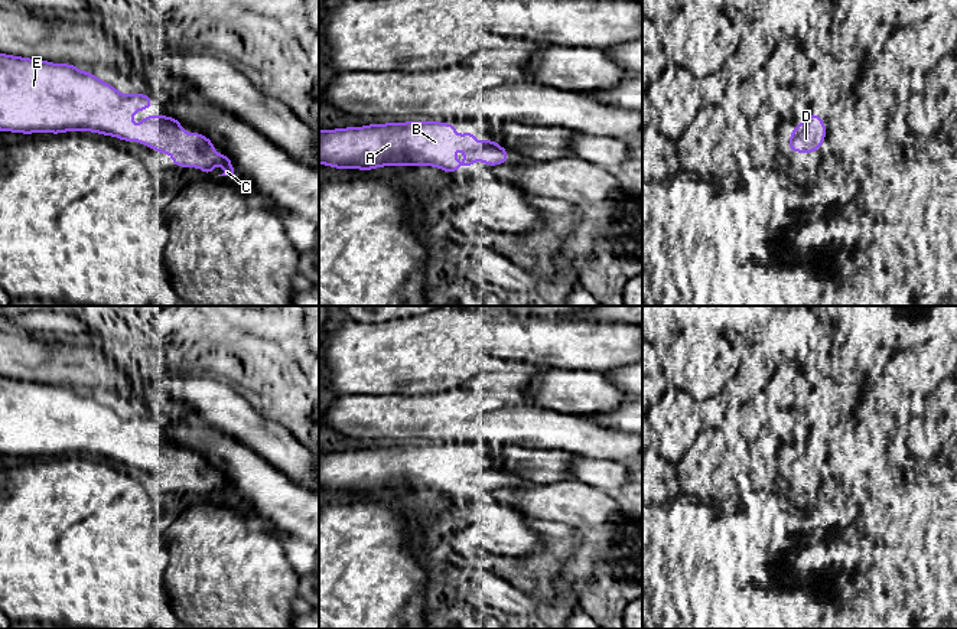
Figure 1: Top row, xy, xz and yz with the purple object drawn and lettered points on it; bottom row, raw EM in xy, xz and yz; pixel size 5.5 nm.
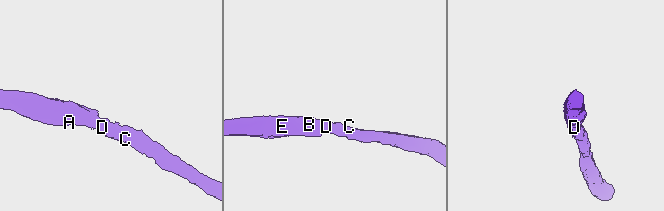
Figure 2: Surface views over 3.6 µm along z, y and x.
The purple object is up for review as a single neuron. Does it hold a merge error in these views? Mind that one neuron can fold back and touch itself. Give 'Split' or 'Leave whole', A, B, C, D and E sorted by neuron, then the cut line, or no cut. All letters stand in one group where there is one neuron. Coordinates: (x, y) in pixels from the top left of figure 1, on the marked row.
Leave whole. Groups: A B C D E. No split

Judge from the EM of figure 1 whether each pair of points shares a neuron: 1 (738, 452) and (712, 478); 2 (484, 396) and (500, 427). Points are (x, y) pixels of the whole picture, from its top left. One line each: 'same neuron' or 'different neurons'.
1: different neurons
2: different neurons

